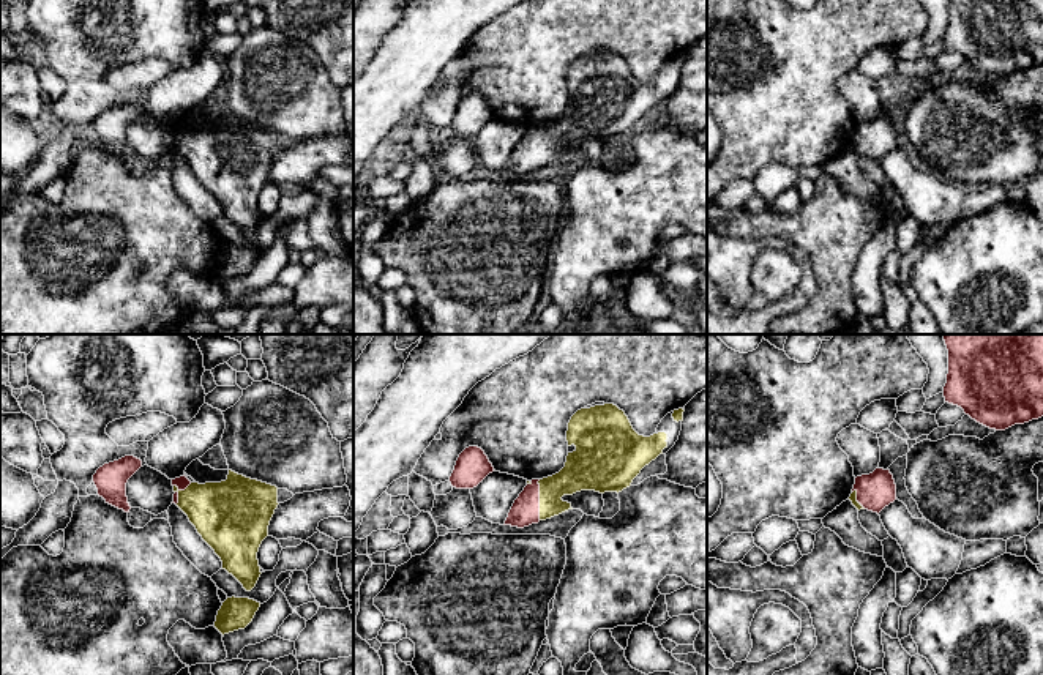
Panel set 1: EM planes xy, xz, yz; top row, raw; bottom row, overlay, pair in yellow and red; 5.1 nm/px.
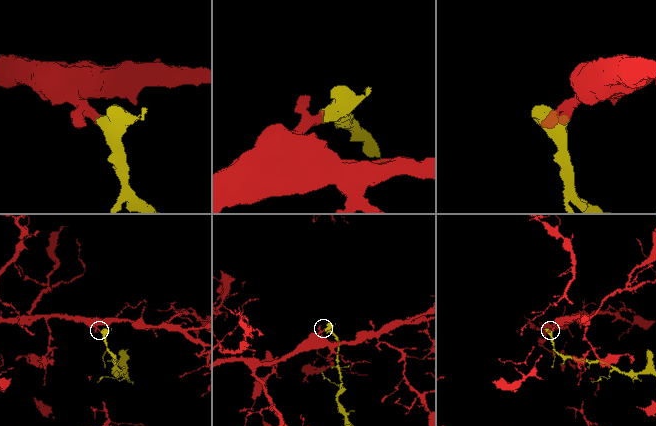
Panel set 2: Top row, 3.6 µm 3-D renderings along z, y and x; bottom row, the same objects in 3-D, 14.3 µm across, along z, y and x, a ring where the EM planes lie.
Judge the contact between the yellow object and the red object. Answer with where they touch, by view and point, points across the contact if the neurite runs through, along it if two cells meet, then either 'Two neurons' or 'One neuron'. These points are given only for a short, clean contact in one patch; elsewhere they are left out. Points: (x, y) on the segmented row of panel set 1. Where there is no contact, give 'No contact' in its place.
Touches yellow at xz (540, 500). Path across: xz (579, 473), (553, 488), (540, 500), (526, 510). One neuron

